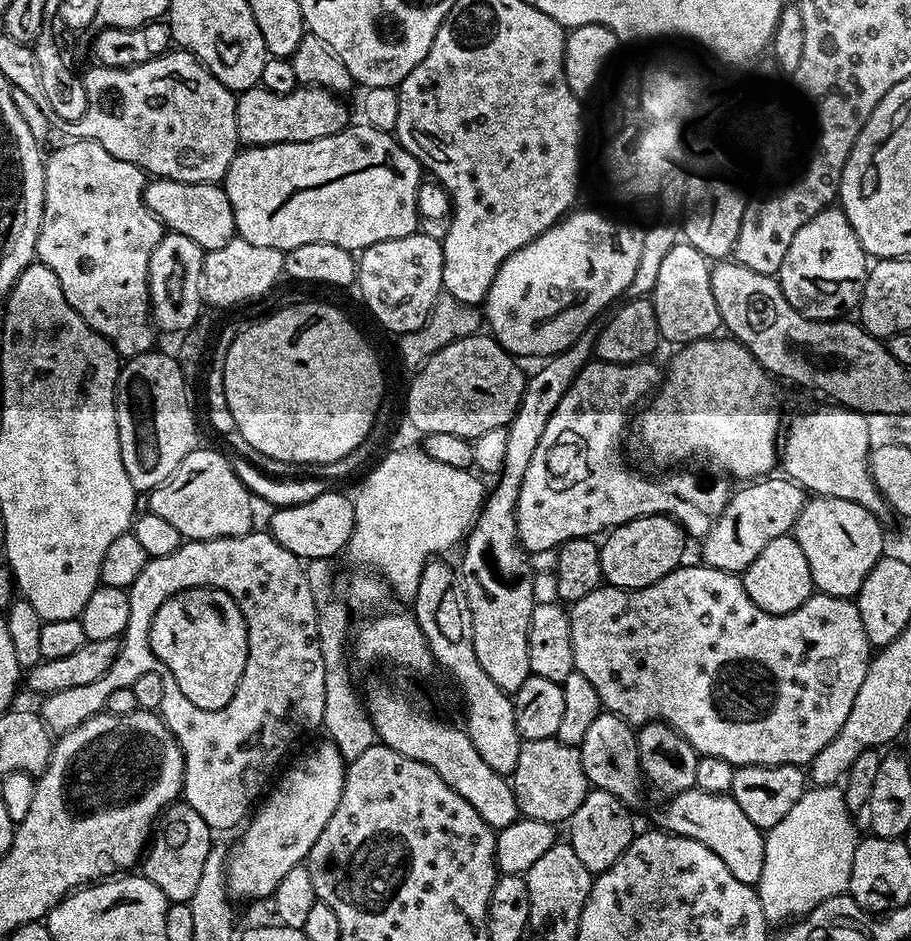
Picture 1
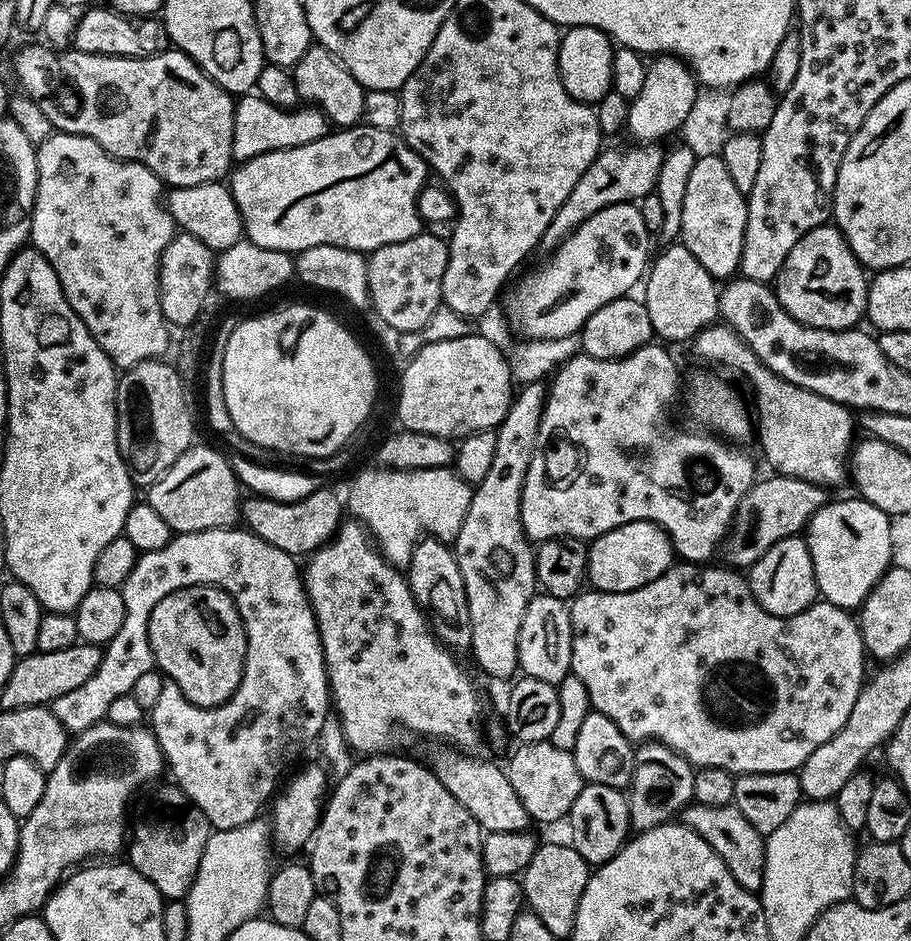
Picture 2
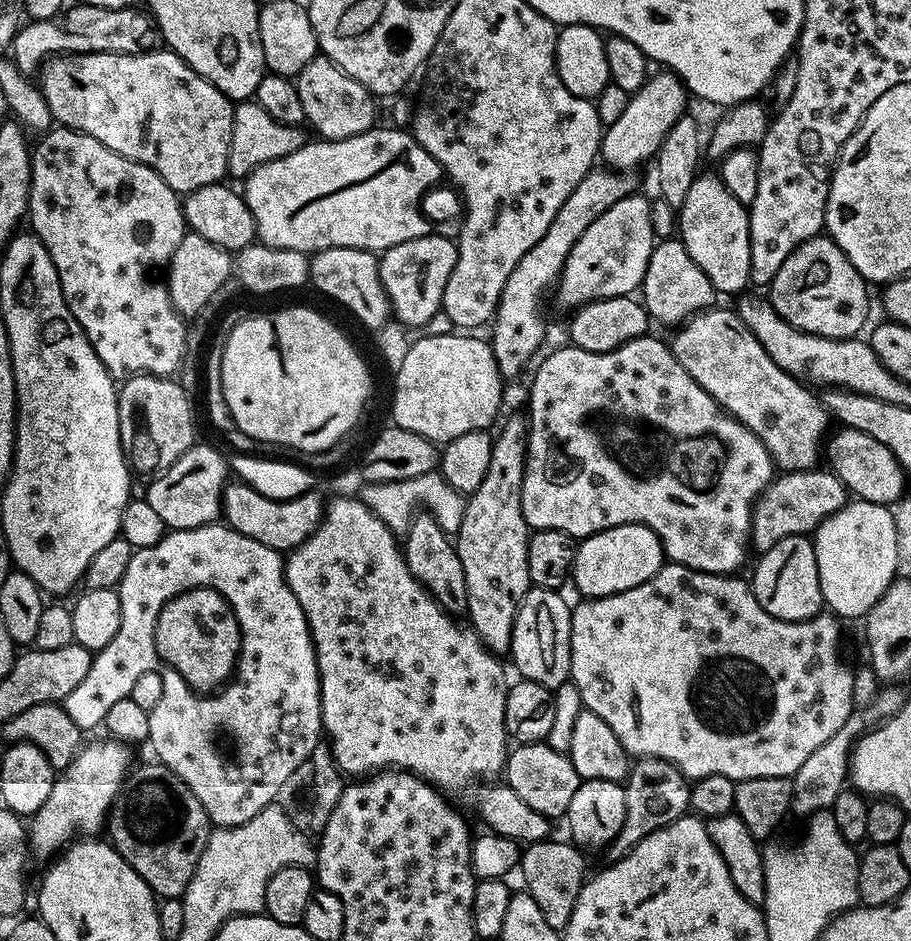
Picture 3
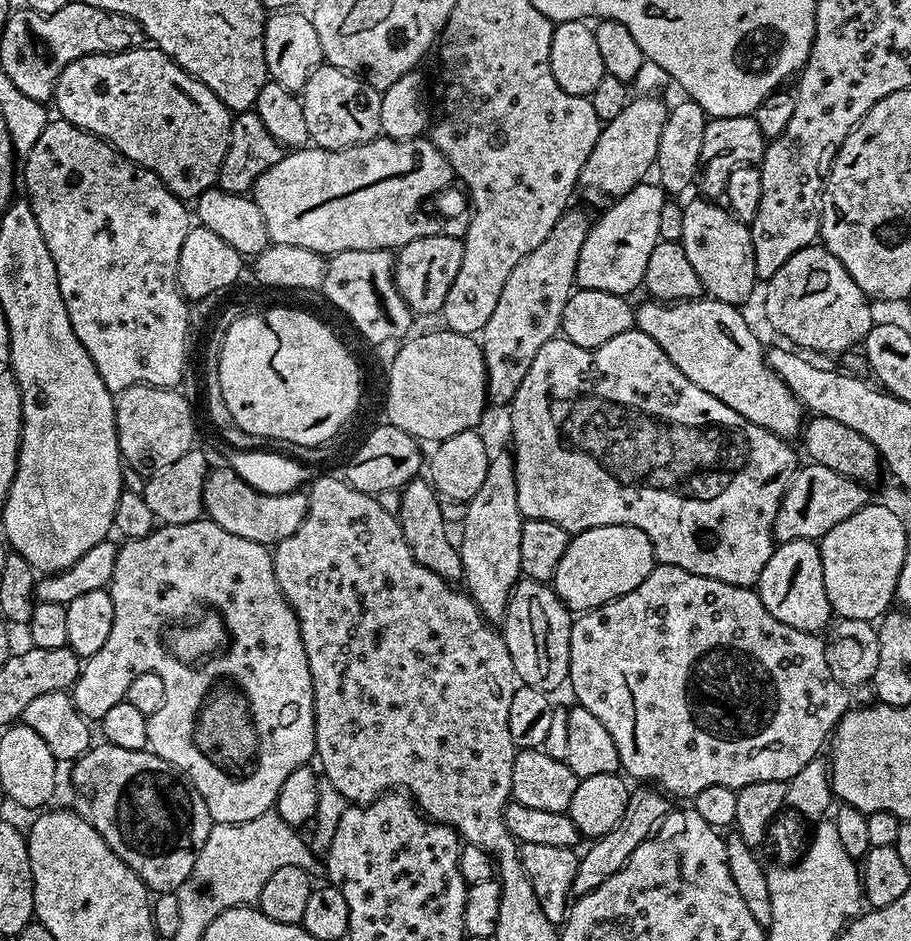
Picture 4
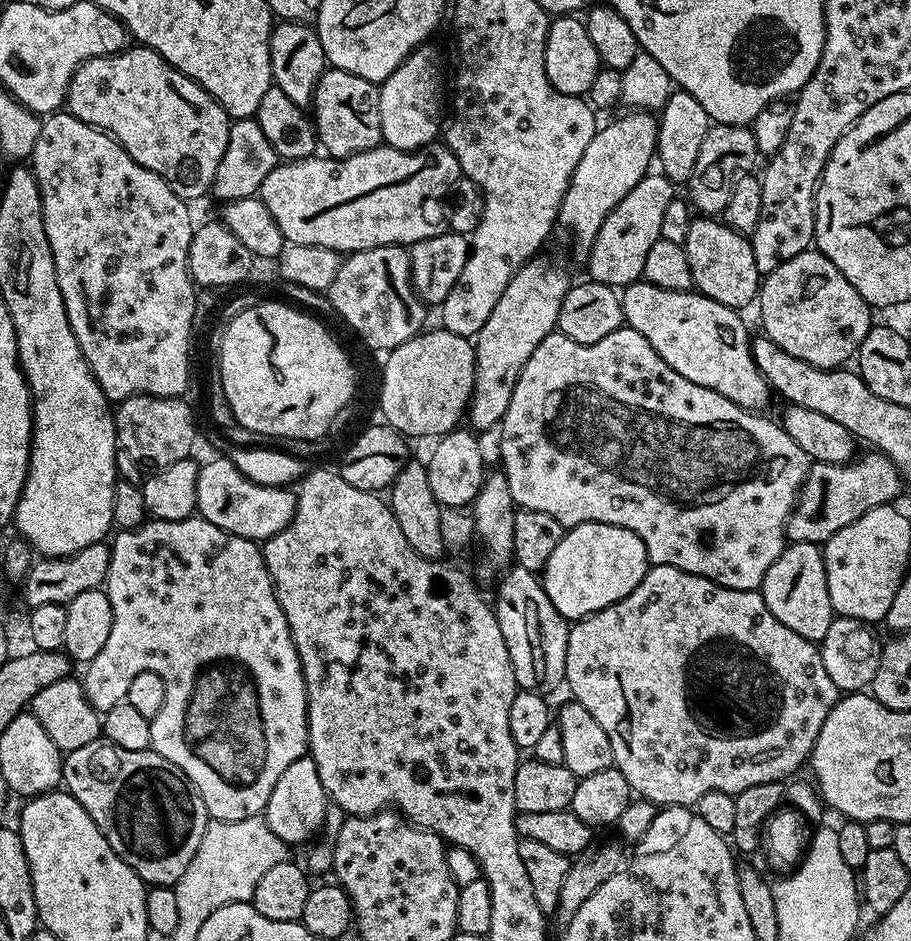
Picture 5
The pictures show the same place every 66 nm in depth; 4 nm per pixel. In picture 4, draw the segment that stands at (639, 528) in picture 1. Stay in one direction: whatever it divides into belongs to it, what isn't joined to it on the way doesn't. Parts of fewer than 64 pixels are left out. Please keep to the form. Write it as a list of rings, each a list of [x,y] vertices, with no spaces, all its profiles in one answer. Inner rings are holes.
[[[621,524],[598,526],[585,532],[575,533],[569,539],[566,554],[562,554],[562,562],[558,562],[558,570],[550,584],[560,601],[573,613],[579,614],[602,606],[622,594],[630,594],[634,586],[642,586],[642,582],[646,582],[646,578],[657,563],[650,538],[646,538],[646,534],[638,530],[638,526],[622,526]]]

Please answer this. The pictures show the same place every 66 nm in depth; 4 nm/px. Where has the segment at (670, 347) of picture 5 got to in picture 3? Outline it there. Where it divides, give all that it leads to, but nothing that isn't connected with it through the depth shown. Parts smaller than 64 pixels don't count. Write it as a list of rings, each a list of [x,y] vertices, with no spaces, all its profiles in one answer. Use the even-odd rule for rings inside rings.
[[[713,306],[691,316],[675,332],[670,347],[682,370],[712,395],[729,416],[745,424],[760,439],[777,469],[806,472],[815,469],[819,460],[821,463],[822,445],[830,432],[830,417],[823,399],[815,396],[805,381],[777,366],[739,314]]]

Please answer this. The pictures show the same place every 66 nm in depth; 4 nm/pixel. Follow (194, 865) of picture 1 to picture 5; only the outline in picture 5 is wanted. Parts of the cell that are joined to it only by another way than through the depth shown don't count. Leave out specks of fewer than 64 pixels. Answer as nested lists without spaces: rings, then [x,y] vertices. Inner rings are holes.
[[[107,742],[82,746],[64,756],[60,775],[63,787],[94,818],[98,830],[113,850],[133,868],[145,885],[175,886],[186,874],[190,858],[198,854],[202,834],[206,834],[210,817],[196,787],[170,762],[163,751],[122,750]]]

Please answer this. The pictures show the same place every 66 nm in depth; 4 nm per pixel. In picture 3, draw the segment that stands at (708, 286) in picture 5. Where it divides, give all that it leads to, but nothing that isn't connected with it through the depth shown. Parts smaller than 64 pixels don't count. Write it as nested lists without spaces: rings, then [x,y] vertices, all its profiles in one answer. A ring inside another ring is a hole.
[[[697,175],[696,180],[686,193],[686,202],[678,210],[678,239],[686,246],[690,258],[702,266],[706,278],[715,286],[717,293],[740,292],[750,284],[750,222],[748,221],[748,208],[720,181],[719,175]]]

